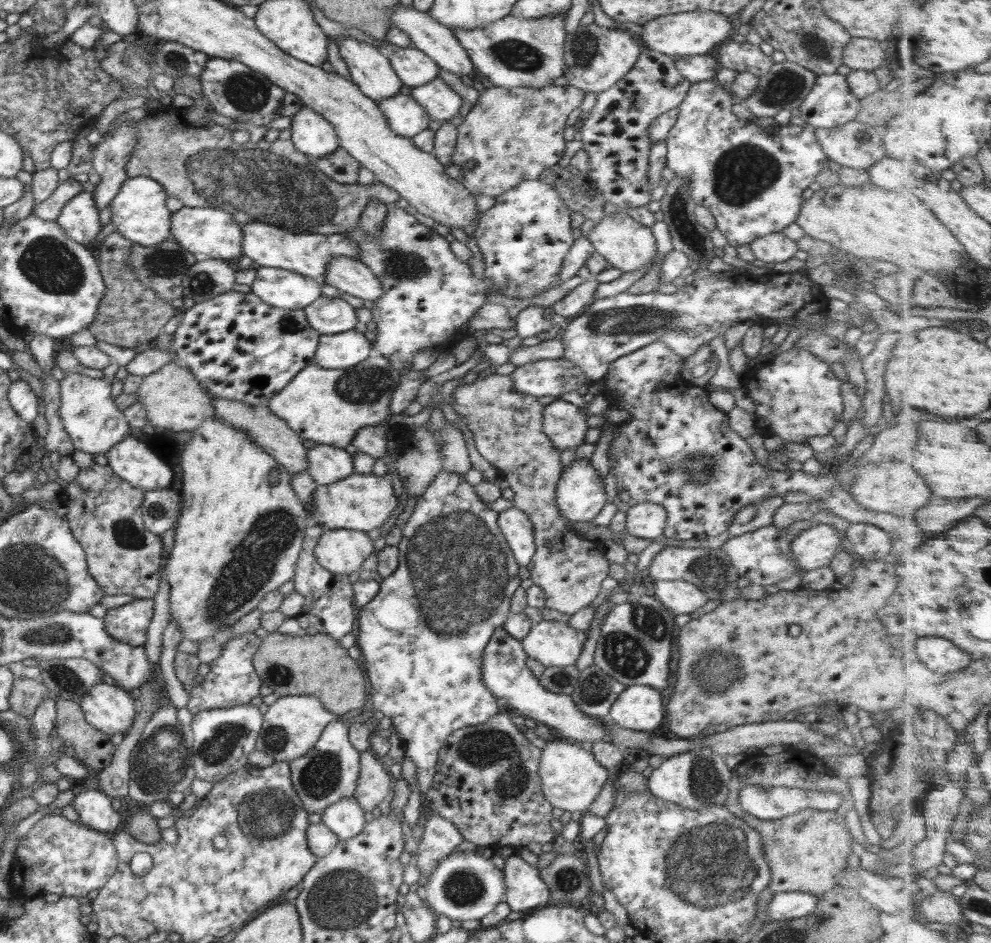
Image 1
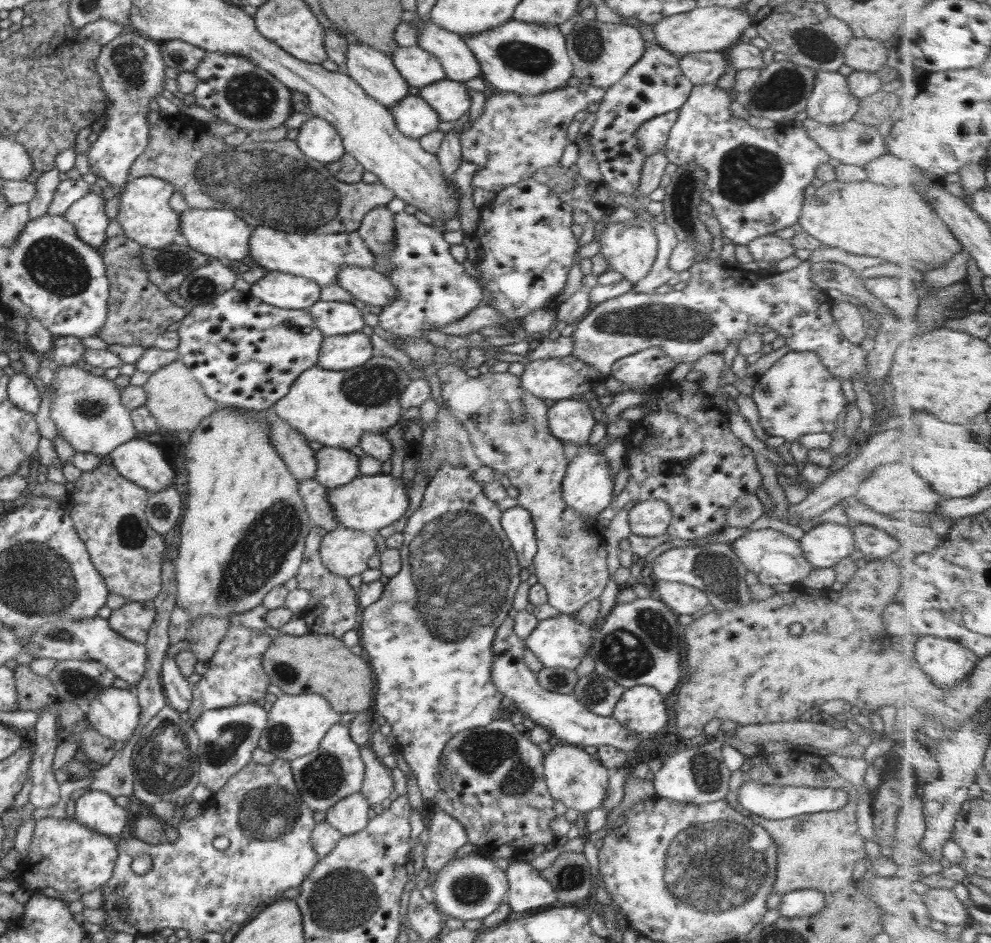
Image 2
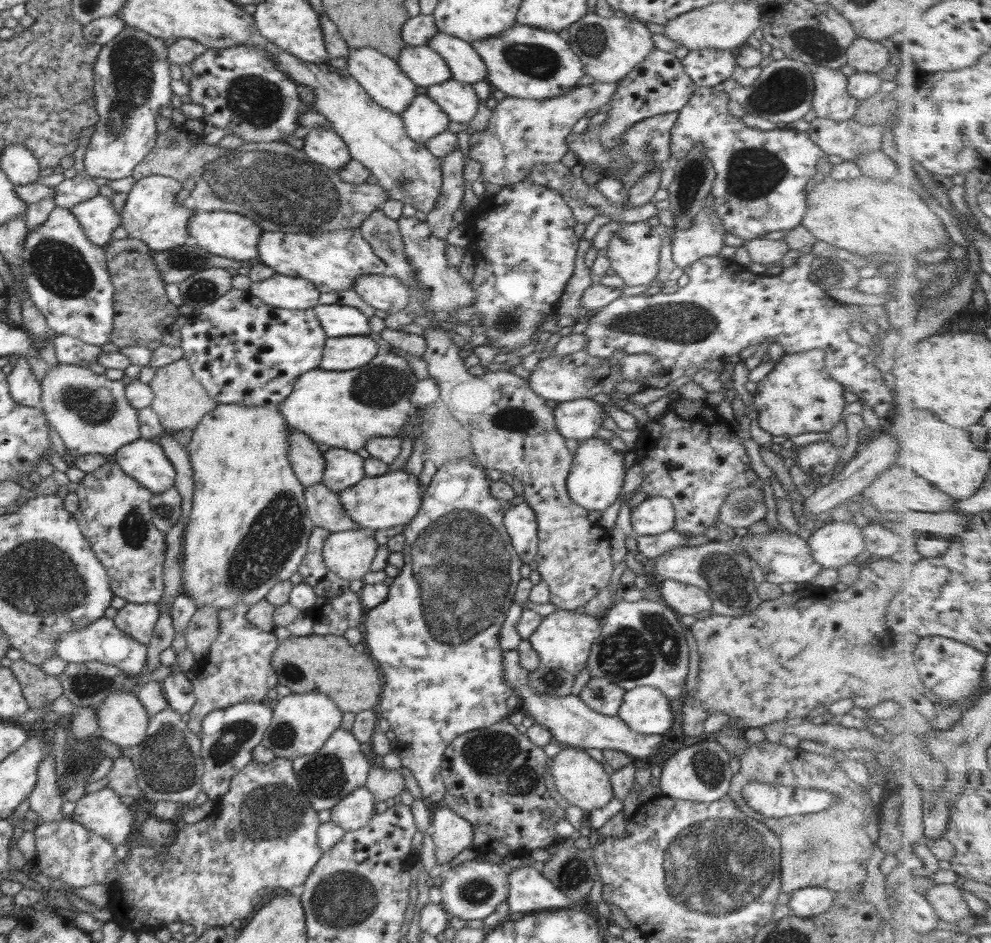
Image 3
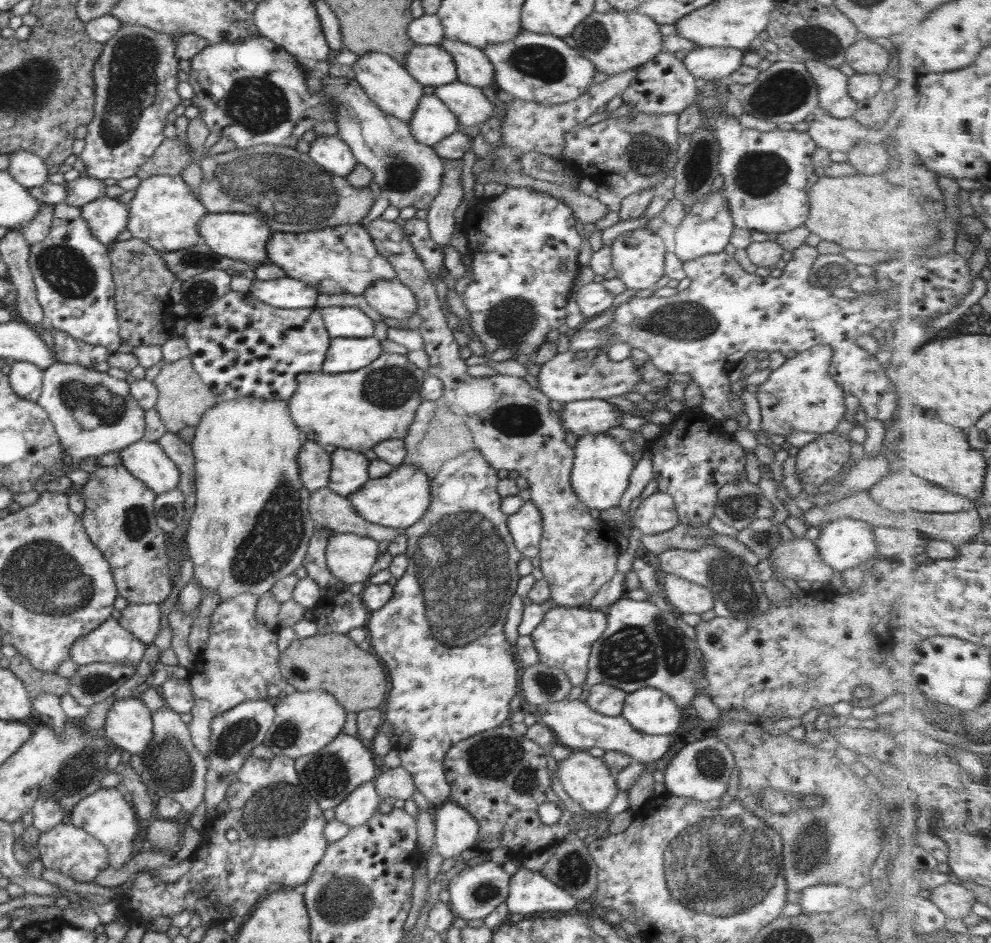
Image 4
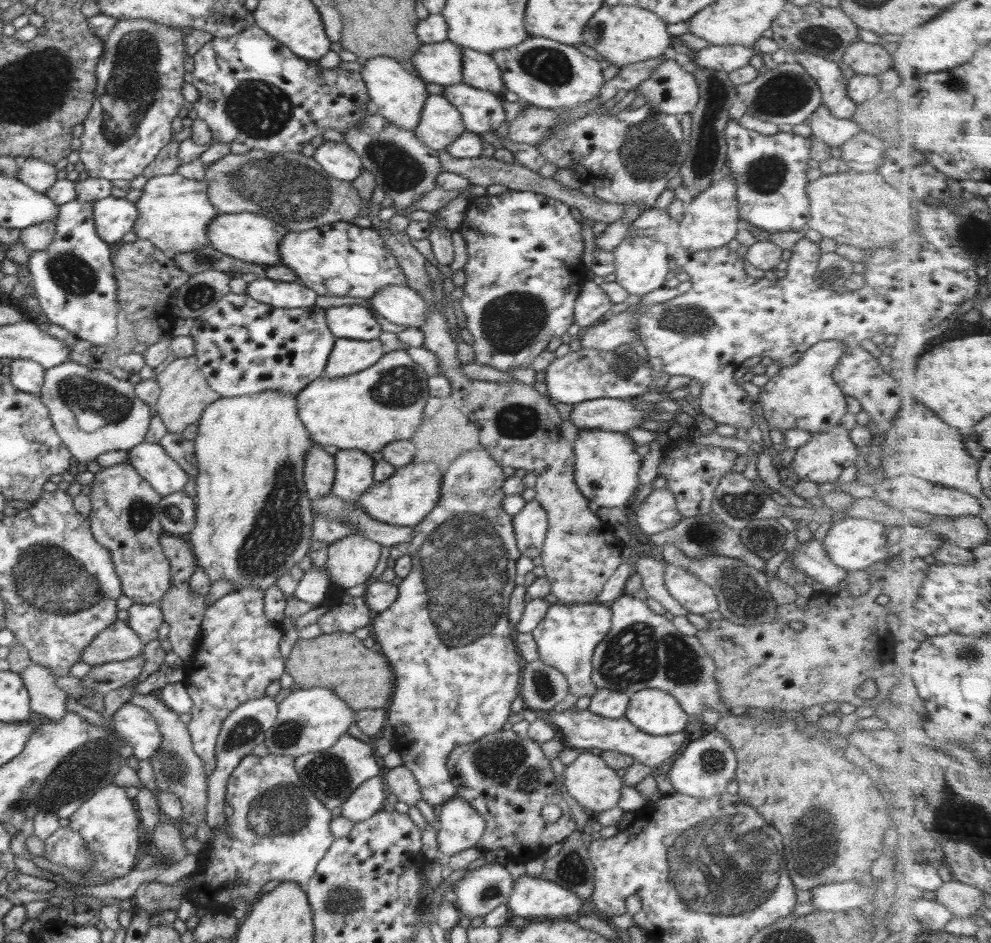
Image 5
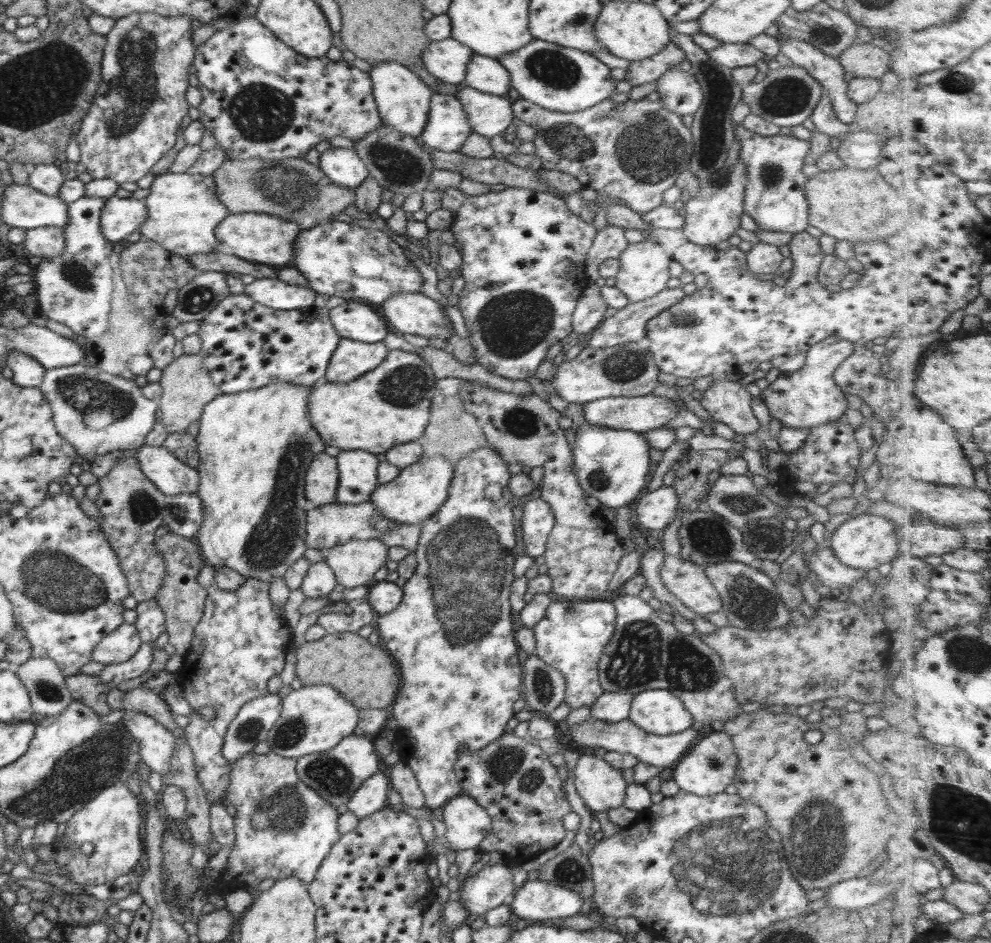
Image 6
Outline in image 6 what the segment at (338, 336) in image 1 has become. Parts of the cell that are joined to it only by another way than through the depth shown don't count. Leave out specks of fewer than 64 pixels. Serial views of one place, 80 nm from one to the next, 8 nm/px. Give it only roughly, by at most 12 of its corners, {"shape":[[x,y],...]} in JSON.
{"shape":[[342,338],[323,380],[355,381],[380,366],[383,342]]}

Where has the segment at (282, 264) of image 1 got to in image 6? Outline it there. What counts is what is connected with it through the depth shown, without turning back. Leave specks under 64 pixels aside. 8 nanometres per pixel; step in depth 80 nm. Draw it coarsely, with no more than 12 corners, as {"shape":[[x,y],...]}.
{"shape":[[374,226],[302,229],[296,267],[318,295],[377,307],[420,271]]}

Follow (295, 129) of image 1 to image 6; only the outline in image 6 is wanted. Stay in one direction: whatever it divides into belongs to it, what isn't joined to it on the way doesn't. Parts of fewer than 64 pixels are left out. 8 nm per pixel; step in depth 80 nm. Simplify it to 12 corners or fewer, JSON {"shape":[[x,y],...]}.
{"shape":[[330,147],[319,167],[352,192],[369,175],[357,152]]}

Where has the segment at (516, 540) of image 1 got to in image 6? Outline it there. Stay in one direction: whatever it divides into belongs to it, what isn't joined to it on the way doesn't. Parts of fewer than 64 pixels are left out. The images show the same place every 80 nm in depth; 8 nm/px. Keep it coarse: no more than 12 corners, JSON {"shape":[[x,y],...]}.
{"shape":[[538,497],[525,503],[521,529],[526,555],[544,554],[554,513]]}

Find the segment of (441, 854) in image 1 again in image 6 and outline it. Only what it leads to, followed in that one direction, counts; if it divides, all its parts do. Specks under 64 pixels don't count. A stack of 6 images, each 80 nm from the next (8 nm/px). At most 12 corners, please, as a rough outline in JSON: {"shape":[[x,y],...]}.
{"shape":[[471,796],[442,808],[452,851],[477,848],[492,819]]}

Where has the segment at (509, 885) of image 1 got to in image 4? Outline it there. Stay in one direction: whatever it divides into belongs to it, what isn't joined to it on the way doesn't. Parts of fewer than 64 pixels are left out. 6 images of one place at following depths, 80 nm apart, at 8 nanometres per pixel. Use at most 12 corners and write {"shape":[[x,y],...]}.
{"shape":[[529,863],[506,903],[530,917],[575,912],[579,901]]}

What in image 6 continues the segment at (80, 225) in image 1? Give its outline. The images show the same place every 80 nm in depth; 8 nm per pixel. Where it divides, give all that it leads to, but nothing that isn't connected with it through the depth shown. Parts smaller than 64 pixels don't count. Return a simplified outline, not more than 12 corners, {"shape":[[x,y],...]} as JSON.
{"shape":[[112,195],[102,207],[100,230],[118,242],[147,218],[145,199]]}

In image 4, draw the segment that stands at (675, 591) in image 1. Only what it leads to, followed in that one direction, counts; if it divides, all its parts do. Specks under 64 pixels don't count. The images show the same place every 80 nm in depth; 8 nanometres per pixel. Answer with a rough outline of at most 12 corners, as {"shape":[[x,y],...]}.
{"shape":[[675,574],[663,576],[665,600],[680,615],[715,609],[711,590]]}

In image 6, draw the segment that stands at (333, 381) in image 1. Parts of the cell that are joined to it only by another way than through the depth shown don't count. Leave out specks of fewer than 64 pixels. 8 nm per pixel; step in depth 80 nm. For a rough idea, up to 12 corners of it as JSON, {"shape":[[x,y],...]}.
{"shape":[[390,350],[348,384],[316,383],[327,445],[385,454],[424,432],[436,375]]}

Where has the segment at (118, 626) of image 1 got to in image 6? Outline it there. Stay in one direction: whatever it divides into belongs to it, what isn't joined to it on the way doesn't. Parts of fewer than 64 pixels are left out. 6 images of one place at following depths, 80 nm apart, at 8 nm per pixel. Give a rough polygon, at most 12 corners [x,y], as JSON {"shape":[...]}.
{"shape":[[155,600],[136,606],[143,643],[165,631],[165,614]]}

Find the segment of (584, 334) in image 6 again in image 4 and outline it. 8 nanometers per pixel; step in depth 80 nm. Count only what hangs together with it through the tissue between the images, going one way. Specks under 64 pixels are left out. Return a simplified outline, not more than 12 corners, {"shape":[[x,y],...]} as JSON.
{"shape":[[592,281],[575,301],[588,321],[610,308],[614,297]]}

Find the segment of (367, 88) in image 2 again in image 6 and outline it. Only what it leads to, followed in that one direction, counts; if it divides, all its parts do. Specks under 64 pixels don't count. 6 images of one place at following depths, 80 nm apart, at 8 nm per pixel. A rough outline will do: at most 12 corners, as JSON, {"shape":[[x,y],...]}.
{"shape":[[399,62],[369,75],[382,124],[418,140],[433,90]]}

